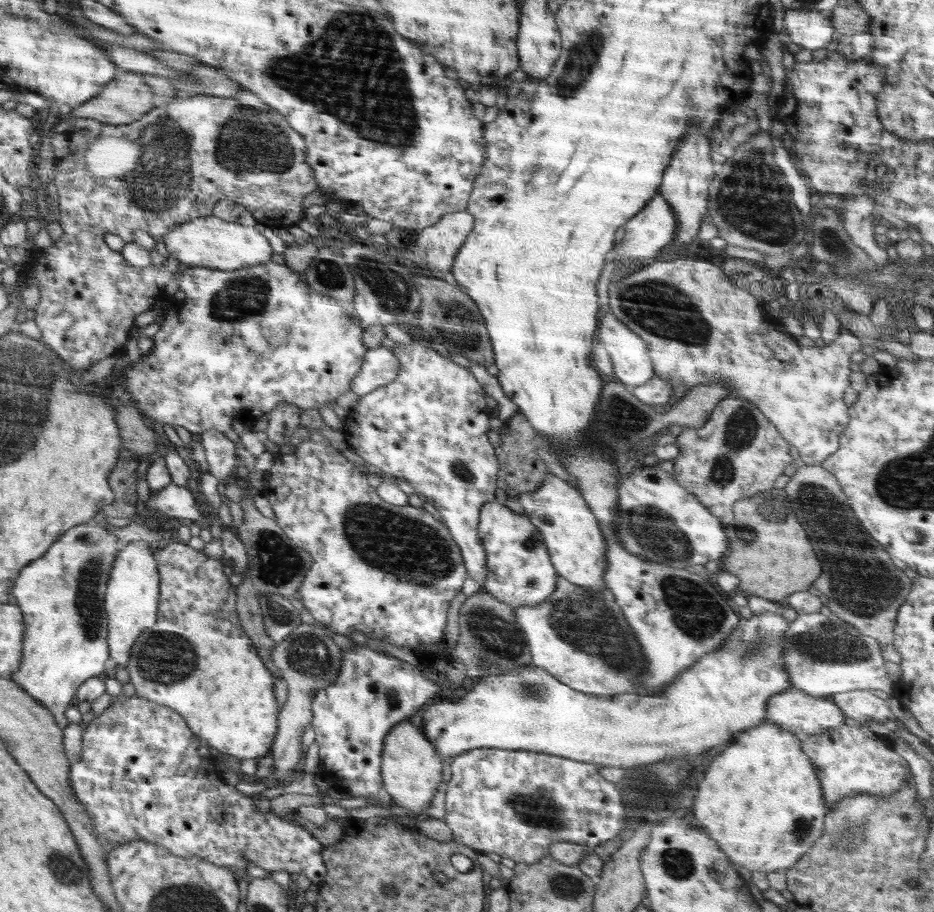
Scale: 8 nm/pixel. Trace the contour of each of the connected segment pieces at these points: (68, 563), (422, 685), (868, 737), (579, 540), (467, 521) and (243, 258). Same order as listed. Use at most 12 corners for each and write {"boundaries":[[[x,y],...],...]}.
{"boundaries":[[[62,534],[14,584],[13,681],[58,728],[108,660],[104,599],[122,545]],[[371,645],[342,650],[311,725],[330,787],[392,804],[384,738],[442,690]],[[842,724],[801,735],[827,810],[910,780],[888,739]],[[566,477],[519,495],[557,574],[602,592],[608,546]],[[397,342],[346,444],[432,502],[467,576],[499,472],[469,369]],[[216,216],[162,236],[182,268],[233,271],[277,258],[253,226]]]}

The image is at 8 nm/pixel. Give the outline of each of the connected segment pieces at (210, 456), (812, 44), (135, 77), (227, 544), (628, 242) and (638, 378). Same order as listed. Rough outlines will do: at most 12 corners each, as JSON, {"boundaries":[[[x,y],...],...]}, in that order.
{"boundaries":[[[216,429],[201,438],[208,473],[219,482],[237,463],[236,444]],[[786,10],[783,26],[794,49],[827,47],[829,14]],[[139,72],[108,84],[74,118],[130,124],[160,97]],[[227,523],[222,525],[223,566],[233,572],[228,577],[237,588],[248,570],[244,543]],[[656,193],[624,225],[609,258],[658,256],[678,217]],[[612,312],[596,339],[628,388],[654,375],[646,341]]]}

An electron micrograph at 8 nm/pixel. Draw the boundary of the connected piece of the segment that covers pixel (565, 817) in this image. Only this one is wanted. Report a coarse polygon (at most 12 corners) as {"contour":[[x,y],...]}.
{"contour":[[476,748],[453,757],[453,840],[532,864],[624,838],[594,763]]}

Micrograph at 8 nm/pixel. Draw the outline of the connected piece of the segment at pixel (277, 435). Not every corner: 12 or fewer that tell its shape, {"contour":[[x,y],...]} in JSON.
{"contour":[[280,403],[268,414],[266,440],[288,444],[298,427],[298,405]]}

